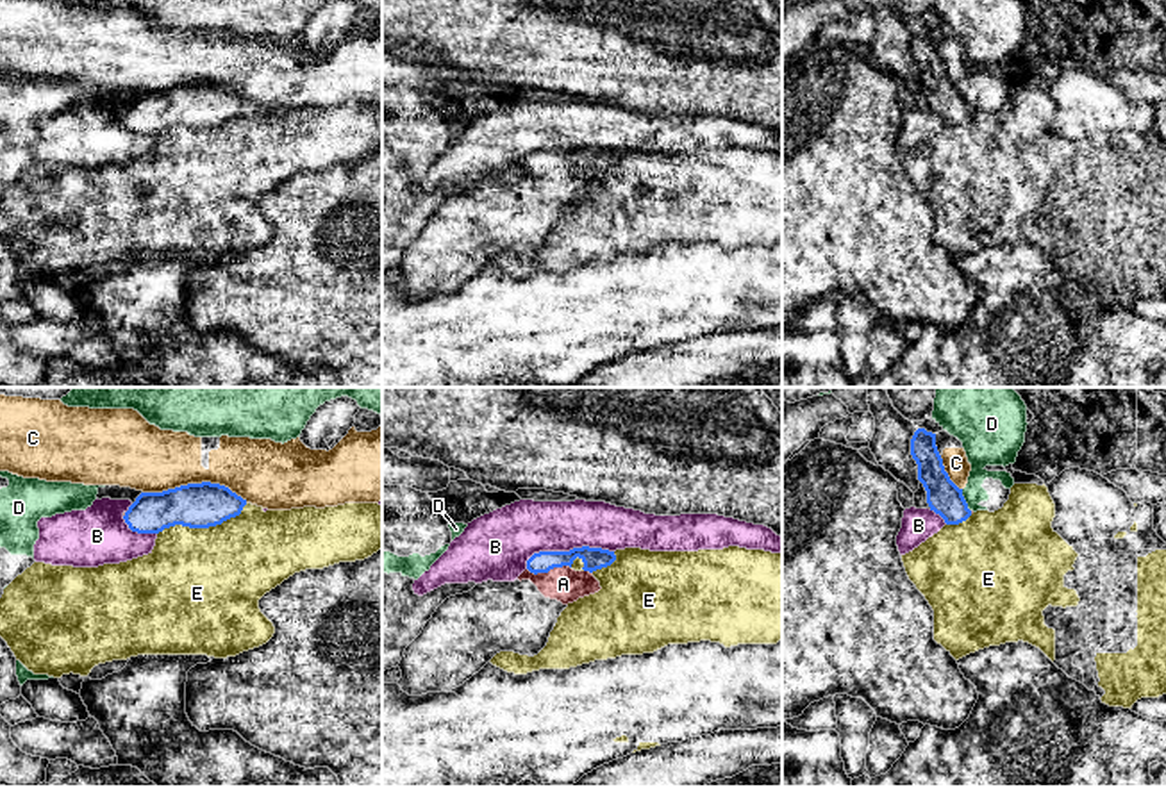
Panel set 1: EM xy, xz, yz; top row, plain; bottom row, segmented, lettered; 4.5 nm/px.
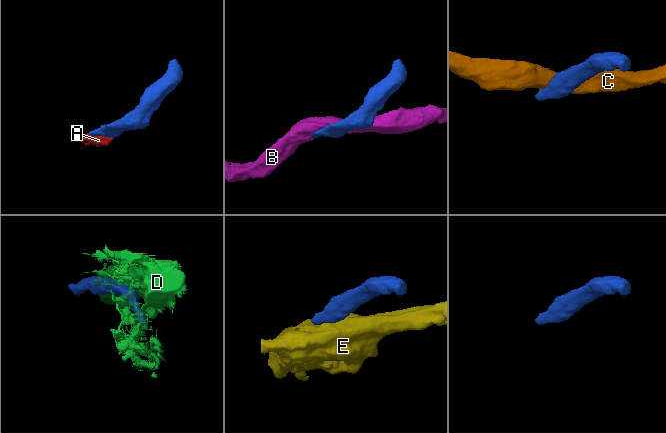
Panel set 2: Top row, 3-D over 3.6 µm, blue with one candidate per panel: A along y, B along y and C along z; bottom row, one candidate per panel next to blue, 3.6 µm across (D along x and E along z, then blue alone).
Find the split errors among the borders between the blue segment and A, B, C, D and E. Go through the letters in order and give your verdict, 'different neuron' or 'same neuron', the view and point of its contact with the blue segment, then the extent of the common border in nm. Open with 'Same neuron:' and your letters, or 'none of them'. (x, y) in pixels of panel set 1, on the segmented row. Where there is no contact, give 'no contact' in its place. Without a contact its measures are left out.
Same neuron: A
A: same neuron; meets blue in xz at (549, 570); contact 200 nm long
B: different neuron; meets blue in xz at (566, 552); contact 400 nm long
C: different neuron; meets blue in xy at (195, 484); contact 480 nm long
D: different neuron; meets blue in yz at (965, 500); contact 110 nm long
E: different neuron; meets blue in xy at (202, 527); contact 440 nm long

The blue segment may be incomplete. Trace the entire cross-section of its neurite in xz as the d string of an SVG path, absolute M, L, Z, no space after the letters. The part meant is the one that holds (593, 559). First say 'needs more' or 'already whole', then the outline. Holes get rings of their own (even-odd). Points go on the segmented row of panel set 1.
needs more; M589 546L539 551L514 582L487 580L446 598L405 648L398 685L409 696L452 691L500 651L537 655L561 612L598 592L593 573L614 560L614 551Z

